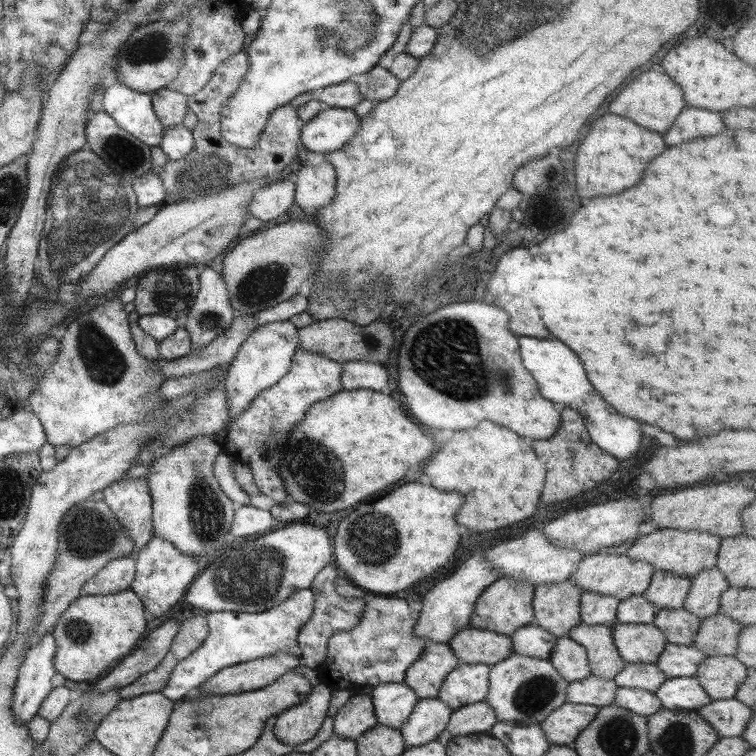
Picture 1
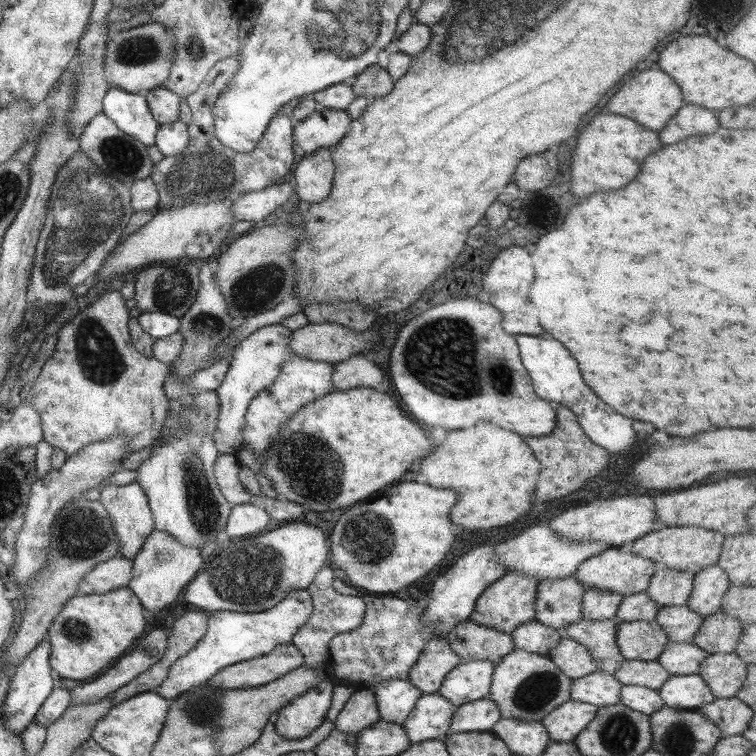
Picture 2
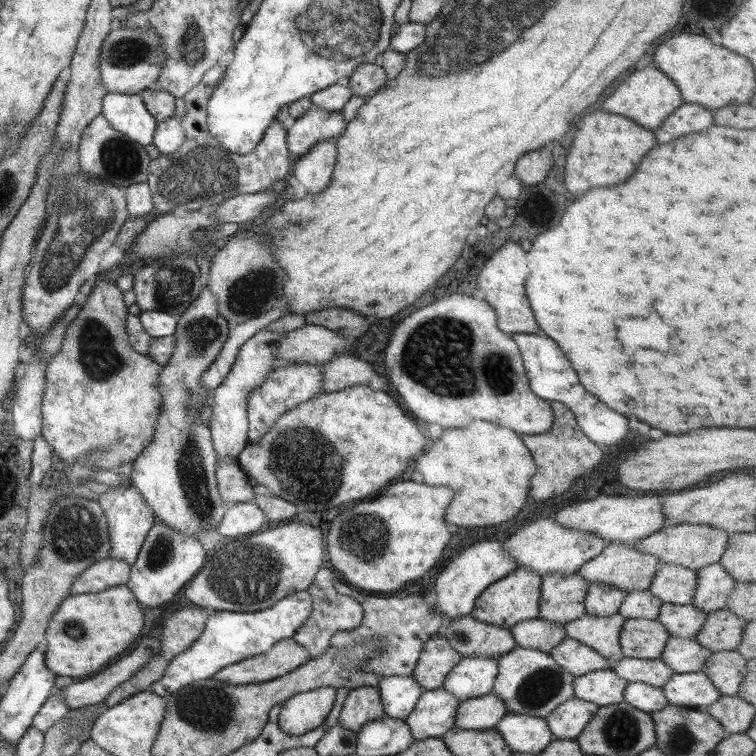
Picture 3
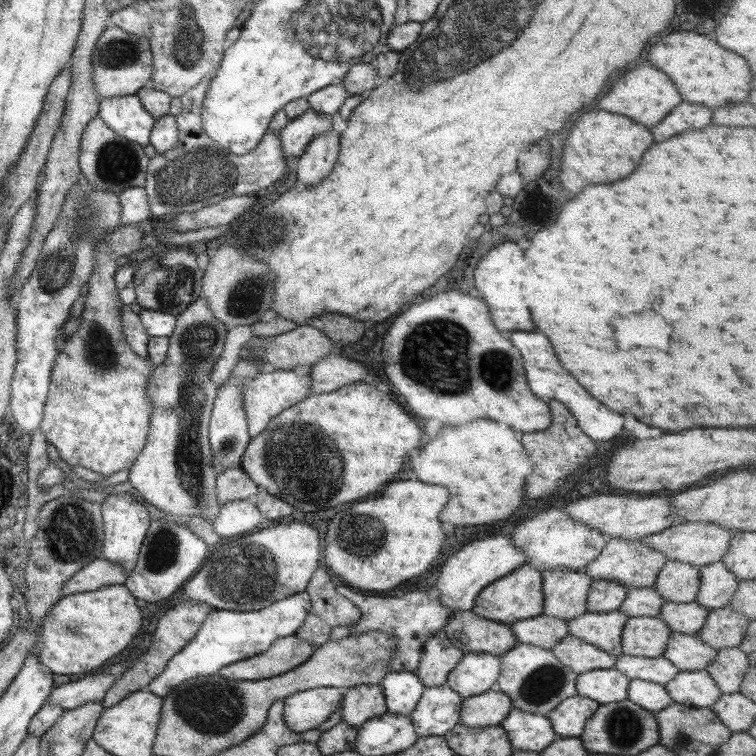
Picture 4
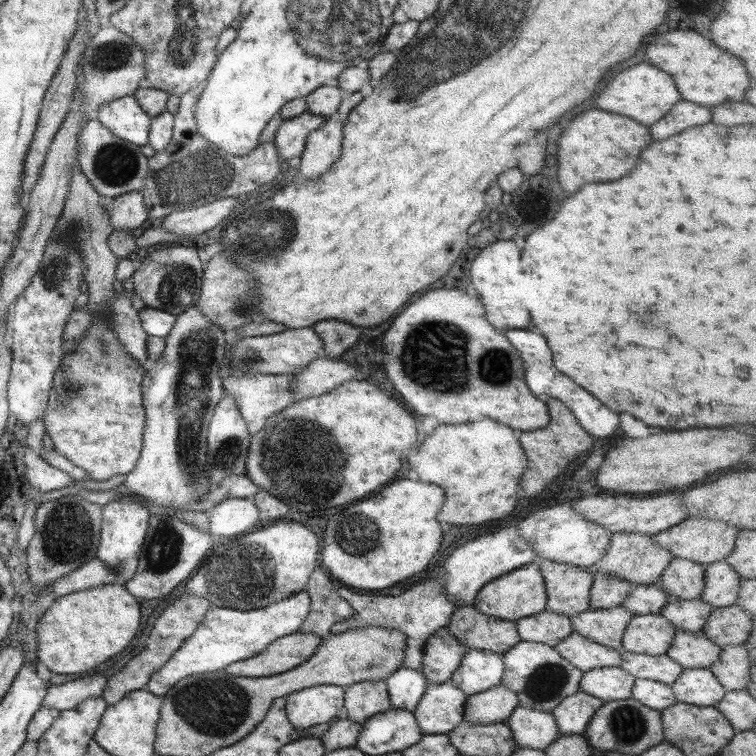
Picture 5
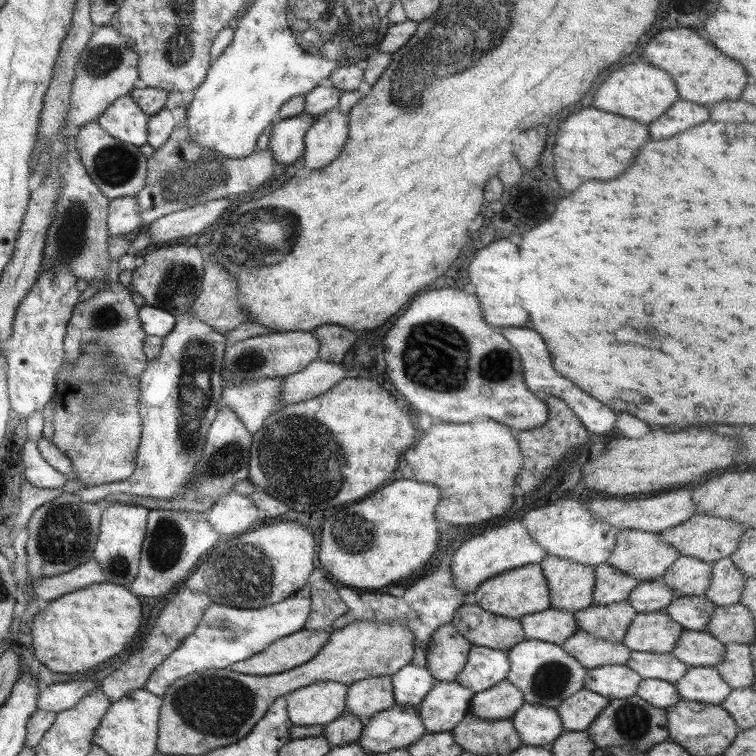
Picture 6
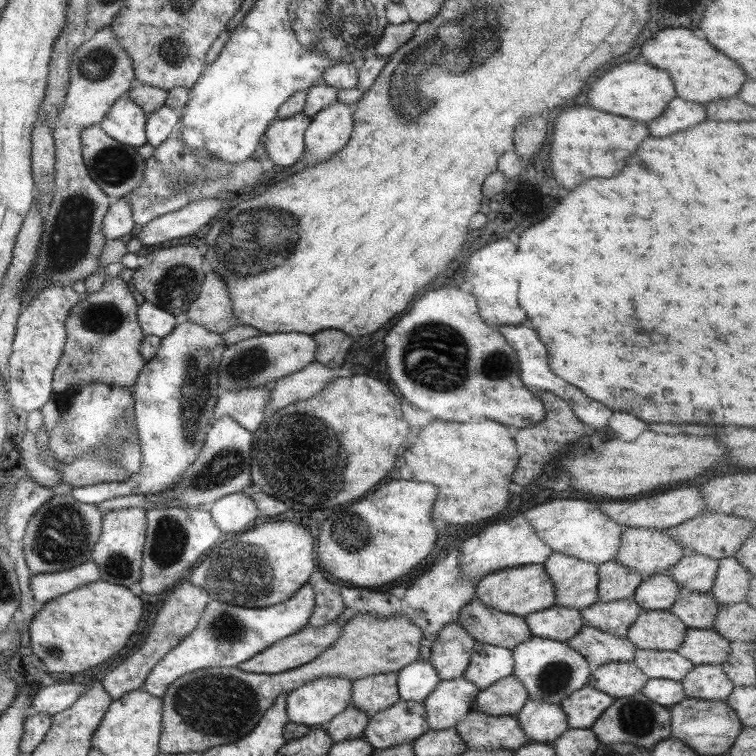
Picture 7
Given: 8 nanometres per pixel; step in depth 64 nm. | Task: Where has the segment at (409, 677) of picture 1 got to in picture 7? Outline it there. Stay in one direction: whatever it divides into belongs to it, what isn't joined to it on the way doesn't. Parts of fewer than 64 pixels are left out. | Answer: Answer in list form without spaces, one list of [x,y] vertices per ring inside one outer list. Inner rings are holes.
[[[456,622],[441,626],[433,639],[427,660],[438,680],[453,680],[461,677],[475,644],[476,641]]]

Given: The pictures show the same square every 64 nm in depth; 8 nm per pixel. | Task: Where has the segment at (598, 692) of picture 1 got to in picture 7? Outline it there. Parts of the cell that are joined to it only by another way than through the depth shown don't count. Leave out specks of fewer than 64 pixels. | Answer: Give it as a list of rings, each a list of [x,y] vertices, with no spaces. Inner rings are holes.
[[[632,661],[609,662],[590,672],[586,685],[617,699],[635,694],[647,679]]]

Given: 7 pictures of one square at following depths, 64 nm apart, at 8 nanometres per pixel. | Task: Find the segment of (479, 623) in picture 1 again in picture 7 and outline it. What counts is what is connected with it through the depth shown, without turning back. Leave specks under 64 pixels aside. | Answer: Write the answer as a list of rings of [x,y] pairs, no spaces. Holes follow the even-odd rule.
[[[542,564],[519,565],[490,572],[474,586],[474,598],[489,608],[521,617],[555,605],[553,585]]]

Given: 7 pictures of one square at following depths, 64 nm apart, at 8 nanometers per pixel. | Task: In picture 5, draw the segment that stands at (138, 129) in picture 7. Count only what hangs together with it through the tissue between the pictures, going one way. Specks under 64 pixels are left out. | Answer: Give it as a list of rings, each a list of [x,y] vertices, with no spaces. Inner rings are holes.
[[[122,96],[98,106],[94,117],[113,136],[131,144],[145,146],[148,143],[150,117],[133,96]]]

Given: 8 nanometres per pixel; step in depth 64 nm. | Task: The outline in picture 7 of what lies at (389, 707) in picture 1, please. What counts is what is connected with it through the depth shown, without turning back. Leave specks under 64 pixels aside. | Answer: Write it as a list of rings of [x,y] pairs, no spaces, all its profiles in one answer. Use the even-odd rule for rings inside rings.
[[[413,661],[396,672],[396,685],[399,700],[423,702],[425,697],[439,682],[433,667],[428,661]]]

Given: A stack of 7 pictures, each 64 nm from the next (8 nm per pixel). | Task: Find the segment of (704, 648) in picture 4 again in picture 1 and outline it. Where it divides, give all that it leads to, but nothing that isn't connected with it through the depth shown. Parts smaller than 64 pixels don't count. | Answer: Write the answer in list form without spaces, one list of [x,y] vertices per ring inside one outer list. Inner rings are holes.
[[[666,643],[656,665],[666,679],[693,677],[698,664],[705,658],[701,651],[691,646]]]

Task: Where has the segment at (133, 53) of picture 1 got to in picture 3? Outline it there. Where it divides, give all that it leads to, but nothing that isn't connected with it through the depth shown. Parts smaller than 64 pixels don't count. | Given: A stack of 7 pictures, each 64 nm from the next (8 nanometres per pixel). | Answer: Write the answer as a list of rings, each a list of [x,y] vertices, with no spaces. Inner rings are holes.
[[[112,25],[101,43],[99,51],[100,79],[107,93],[139,94],[158,79],[164,54],[160,48],[160,36],[149,30],[127,30]]]

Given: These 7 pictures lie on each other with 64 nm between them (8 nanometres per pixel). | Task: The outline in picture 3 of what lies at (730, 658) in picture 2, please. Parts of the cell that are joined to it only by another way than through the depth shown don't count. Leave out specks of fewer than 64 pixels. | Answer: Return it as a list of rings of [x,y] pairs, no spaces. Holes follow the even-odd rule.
[[[736,651],[712,653],[709,658],[705,659],[700,671],[711,681],[714,690],[720,696],[733,696],[736,694],[743,677],[746,676],[746,660]]]

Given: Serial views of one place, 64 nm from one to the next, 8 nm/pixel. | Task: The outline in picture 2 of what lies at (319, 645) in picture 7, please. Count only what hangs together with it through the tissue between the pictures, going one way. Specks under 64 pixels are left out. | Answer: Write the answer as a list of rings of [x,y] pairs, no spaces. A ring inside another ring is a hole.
[[[292,643],[279,645],[265,656],[225,666],[206,684],[221,690],[255,688],[264,686],[303,664],[303,655],[293,647]]]

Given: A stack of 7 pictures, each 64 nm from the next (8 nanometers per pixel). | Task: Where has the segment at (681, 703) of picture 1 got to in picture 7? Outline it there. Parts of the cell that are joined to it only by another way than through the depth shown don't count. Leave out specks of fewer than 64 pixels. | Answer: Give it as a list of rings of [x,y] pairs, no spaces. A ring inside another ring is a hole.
[[[719,664],[694,666],[679,683],[686,698],[699,700],[725,701],[733,688]]]

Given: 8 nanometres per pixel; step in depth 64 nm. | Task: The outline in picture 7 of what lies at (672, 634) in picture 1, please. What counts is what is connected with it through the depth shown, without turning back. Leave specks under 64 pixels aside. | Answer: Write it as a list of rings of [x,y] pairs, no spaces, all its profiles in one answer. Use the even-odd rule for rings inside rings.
[[[693,592],[681,594],[668,610],[688,629],[711,629],[719,606],[710,592]]]

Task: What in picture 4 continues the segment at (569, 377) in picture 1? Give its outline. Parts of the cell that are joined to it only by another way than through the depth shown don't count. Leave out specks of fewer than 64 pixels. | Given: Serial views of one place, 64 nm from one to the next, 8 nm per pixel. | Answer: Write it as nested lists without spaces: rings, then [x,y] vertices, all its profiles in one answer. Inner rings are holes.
[[[511,332],[506,337],[519,349],[526,384],[531,393],[541,400],[555,400],[567,408],[576,420],[577,427],[581,433],[585,434],[593,443],[607,442],[615,438],[621,432],[623,418],[615,412],[609,412],[605,406],[601,406],[595,398],[591,398],[575,380],[573,376],[563,370],[553,354],[553,348],[549,340],[543,334],[533,334],[533,332]]]

